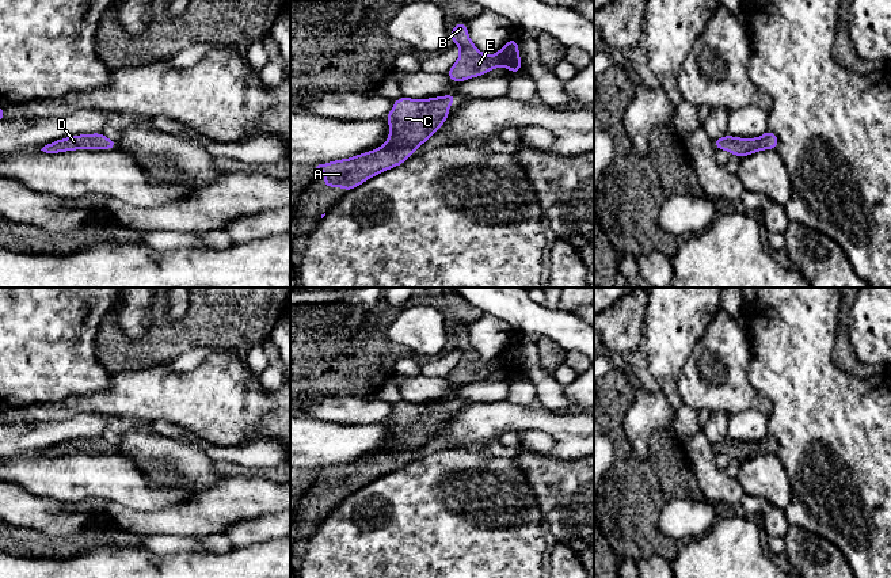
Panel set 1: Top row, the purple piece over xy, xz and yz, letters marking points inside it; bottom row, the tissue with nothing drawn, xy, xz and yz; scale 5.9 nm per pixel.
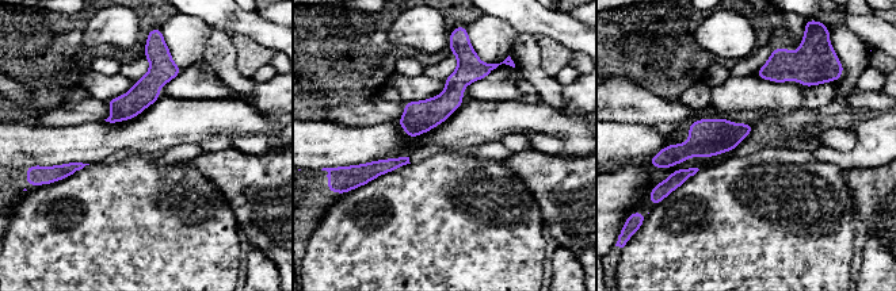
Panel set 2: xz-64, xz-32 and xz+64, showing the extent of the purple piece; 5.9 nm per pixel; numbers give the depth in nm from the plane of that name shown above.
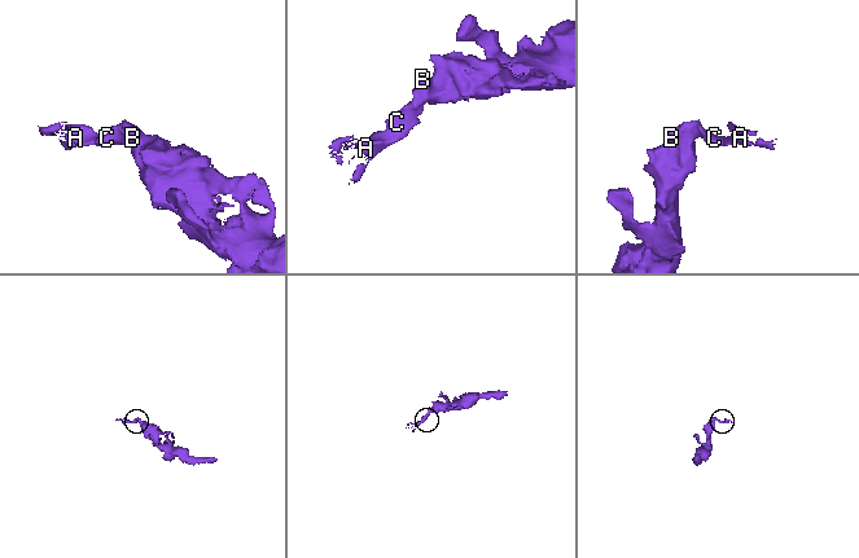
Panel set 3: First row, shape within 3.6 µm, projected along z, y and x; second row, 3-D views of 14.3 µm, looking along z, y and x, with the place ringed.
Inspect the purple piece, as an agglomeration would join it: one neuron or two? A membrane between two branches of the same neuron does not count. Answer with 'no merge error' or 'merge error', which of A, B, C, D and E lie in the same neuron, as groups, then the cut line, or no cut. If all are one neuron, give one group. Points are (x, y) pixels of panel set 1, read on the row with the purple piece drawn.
no merge error | A B C D E | no cut

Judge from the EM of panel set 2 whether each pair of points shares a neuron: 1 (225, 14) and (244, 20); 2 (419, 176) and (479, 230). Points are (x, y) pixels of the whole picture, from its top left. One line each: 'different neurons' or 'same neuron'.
1: same neuron
2: same neuron

